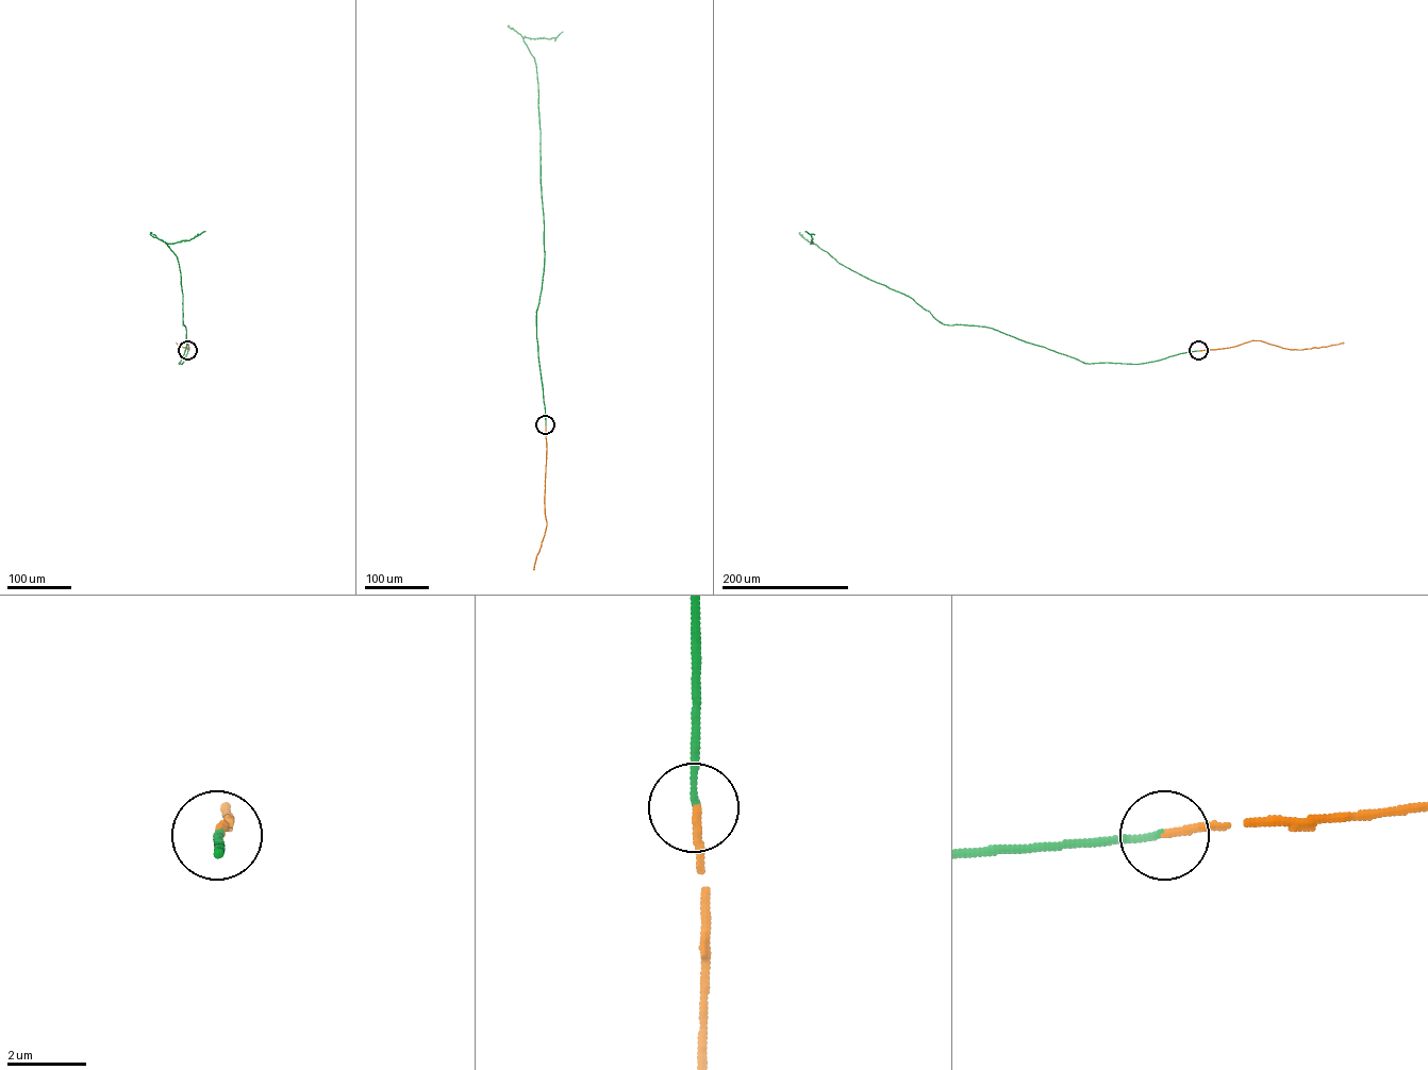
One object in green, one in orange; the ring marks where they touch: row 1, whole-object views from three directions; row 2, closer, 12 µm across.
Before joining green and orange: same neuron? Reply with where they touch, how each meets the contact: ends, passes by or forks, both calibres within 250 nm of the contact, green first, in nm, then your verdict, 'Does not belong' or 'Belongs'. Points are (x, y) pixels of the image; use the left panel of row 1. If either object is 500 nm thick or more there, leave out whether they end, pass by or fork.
Place: (187, 350). At the ring green ends. At the ring orange ends. Thickness 150 nm (green) against 200 nm. Belongs

